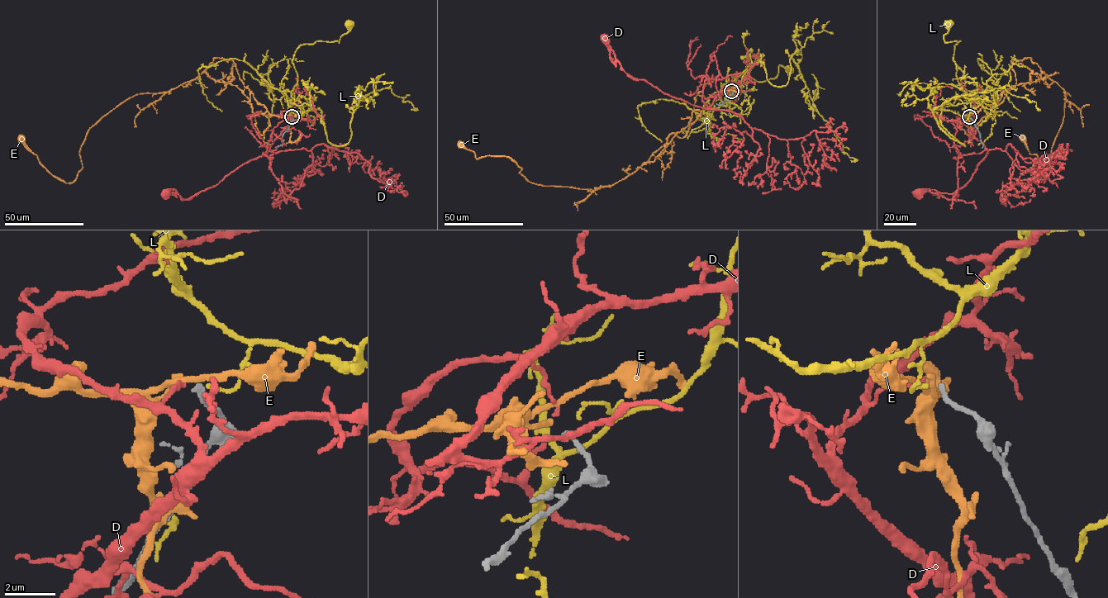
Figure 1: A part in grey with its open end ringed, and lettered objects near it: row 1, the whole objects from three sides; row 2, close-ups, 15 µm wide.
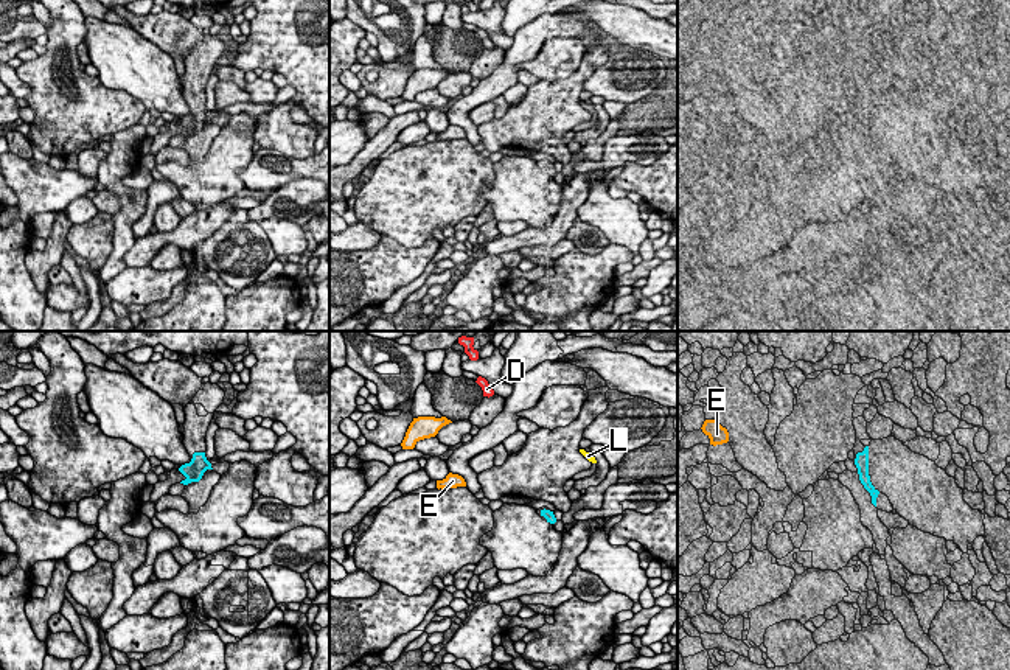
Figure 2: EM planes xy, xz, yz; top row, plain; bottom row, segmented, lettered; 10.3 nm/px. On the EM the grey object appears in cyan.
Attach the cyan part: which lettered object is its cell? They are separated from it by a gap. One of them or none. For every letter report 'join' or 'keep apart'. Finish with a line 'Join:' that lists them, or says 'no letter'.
D: keep apart
E: keep apart
L: keep apart
Join: no letter

